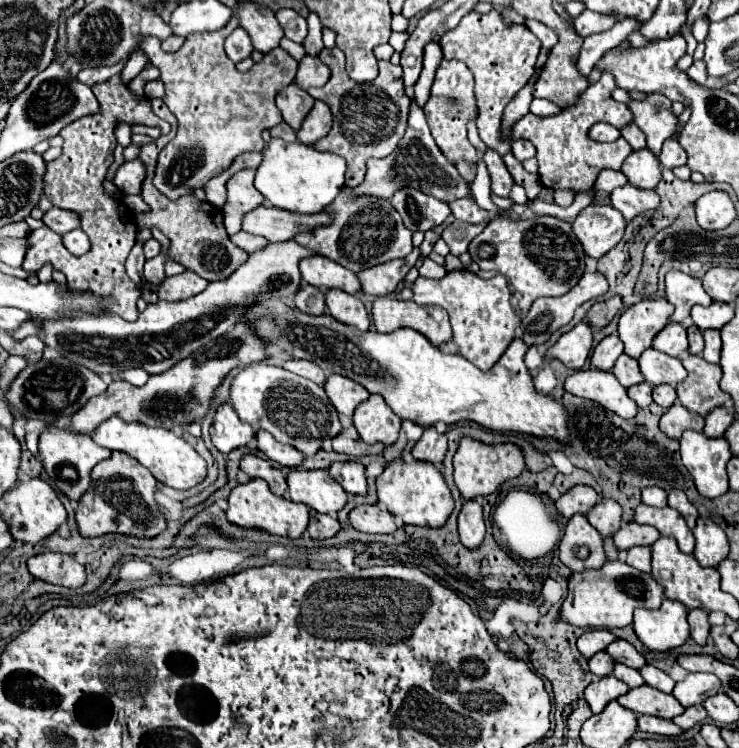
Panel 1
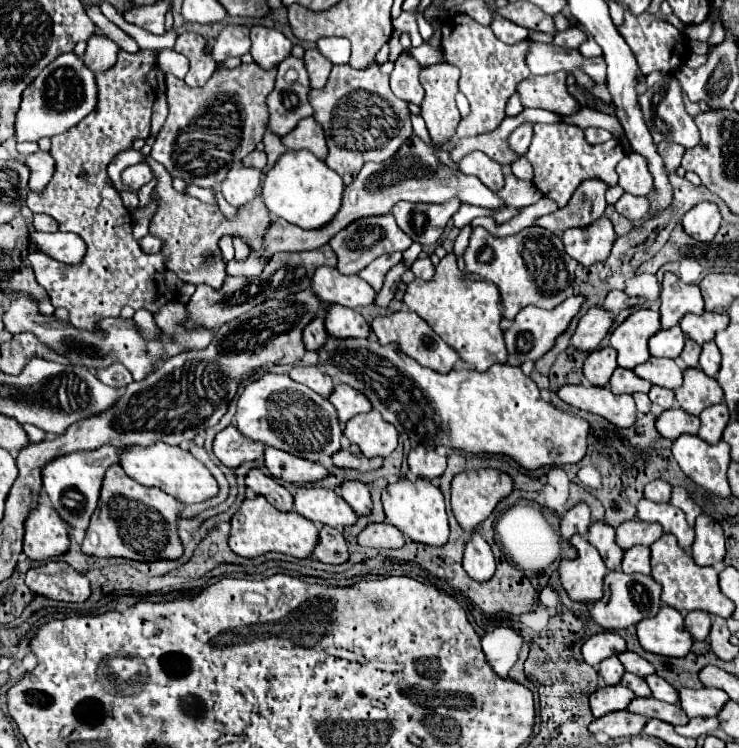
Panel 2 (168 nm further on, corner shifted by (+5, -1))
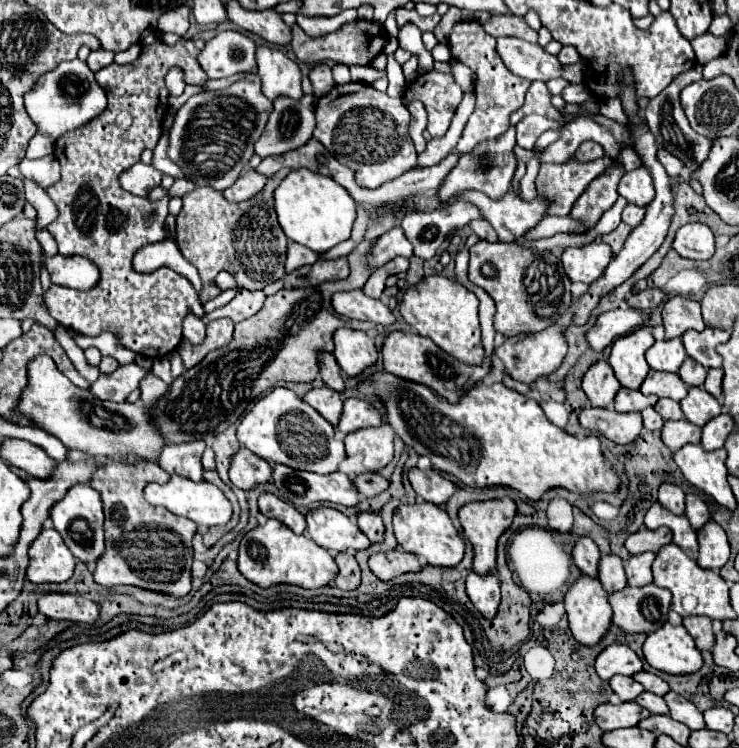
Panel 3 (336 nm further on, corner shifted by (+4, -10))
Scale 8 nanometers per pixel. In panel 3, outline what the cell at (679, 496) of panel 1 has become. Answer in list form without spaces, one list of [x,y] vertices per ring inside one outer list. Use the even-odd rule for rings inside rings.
[[[688,494],[686,496],[686,516],[692,522],[692,526],[698,530],[710,520],[710,510],[708,510],[706,502],[700,496]]]

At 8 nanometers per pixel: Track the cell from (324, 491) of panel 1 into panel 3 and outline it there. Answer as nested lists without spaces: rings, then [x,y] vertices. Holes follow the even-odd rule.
[[[334,508],[310,510],[306,514],[306,522],[310,538],[334,554],[346,550],[366,550],[372,544],[346,514]]]

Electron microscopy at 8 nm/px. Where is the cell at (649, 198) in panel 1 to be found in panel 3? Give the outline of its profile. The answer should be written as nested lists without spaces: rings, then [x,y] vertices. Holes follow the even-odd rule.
[[[628,204],[622,212],[622,222],[626,222],[628,226],[638,226],[644,218],[644,208],[642,206],[636,206],[636,204]]]

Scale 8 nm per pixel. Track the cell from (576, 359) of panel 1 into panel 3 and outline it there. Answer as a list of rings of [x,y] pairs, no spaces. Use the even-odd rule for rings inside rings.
[[[622,306],[612,312],[604,312],[598,316],[596,326],[590,328],[586,334],[588,344],[592,350],[602,352],[608,344],[612,344],[616,338],[630,334],[630,330],[646,324],[650,320],[650,312],[636,310],[630,306]]]

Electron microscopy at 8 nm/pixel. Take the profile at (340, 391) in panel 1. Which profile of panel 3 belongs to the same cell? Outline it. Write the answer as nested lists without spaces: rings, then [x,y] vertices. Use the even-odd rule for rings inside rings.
[[[346,398],[344,400],[344,412],[340,418],[338,430],[344,434],[362,430],[362,428],[374,428],[382,424],[382,414],[378,408],[374,408],[368,400],[362,398]]]

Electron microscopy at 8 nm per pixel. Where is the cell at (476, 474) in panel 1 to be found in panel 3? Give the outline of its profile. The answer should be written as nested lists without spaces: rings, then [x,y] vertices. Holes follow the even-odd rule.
[[[510,498],[488,500],[488,502],[472,502],[460,508],[460,522],[464,526],[464,538],[474,546],[474,572],[480,576],[492,574],[496,570],[496,546],[498,538],[512,526],[516,516],[516,504]]]

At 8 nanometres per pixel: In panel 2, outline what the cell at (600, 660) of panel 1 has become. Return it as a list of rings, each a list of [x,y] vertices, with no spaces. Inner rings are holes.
[[[611,655],[611,657],[607,657],[607,659],[603,659],[603,661],[599,663],[599,677],[601,677],[607,685],[619,683],[623,673],[625,673],[625,669],[623,669],[621,661],[619,661],[615,655]]]

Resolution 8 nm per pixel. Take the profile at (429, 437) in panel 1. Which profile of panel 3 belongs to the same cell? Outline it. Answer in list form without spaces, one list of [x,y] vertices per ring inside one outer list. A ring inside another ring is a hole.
[[[412,468],[408,478],[418,498],[422,498],[424,502],[436,504],[436,506],[444,506],[456,490],[456,486],[450,480],[446,480],[444,476],[440,476],[434,470]]]

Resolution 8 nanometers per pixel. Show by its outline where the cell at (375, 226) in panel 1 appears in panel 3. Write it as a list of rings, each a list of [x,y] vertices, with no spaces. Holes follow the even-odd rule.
[[[400,226],[386,232],[376,242],[376,246],[372,248],[372,258],[368,258],[368,262],[370,262],[370,268],[376,270],[378,266],[384,266],[386,262],[390,262],[396,256],[404,256],[404,258],[412,256],[412,244],[408,242],[408,238],[404,236],[404,230]]]

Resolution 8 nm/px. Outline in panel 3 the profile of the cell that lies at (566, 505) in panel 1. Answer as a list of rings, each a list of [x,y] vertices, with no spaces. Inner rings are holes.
[[[580,538],[578,544],[572,550],[574,564],[580,568],[582,574],[590,578],[598,578],[598,560],[600,560],[600,550],[590,538]]]

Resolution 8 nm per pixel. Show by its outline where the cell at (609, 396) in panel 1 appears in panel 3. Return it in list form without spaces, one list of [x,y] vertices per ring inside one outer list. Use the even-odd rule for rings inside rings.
[[[588,406],[580,412],[580,424],[582,428],[598,432],[616,444],[630,444],[642,432],[642,416],[638,412],[620,414],[614,408],[600,410]]]

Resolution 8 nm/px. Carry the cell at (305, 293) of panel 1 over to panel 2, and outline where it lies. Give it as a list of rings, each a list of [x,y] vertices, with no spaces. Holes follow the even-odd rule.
[[[317,315],[303,329],[303,343],[309,351],[315,351],[319,345],[323,345],[325,337],[327,337],[327,331],[325,331],[325,325],[323,325],[323,317]]]

